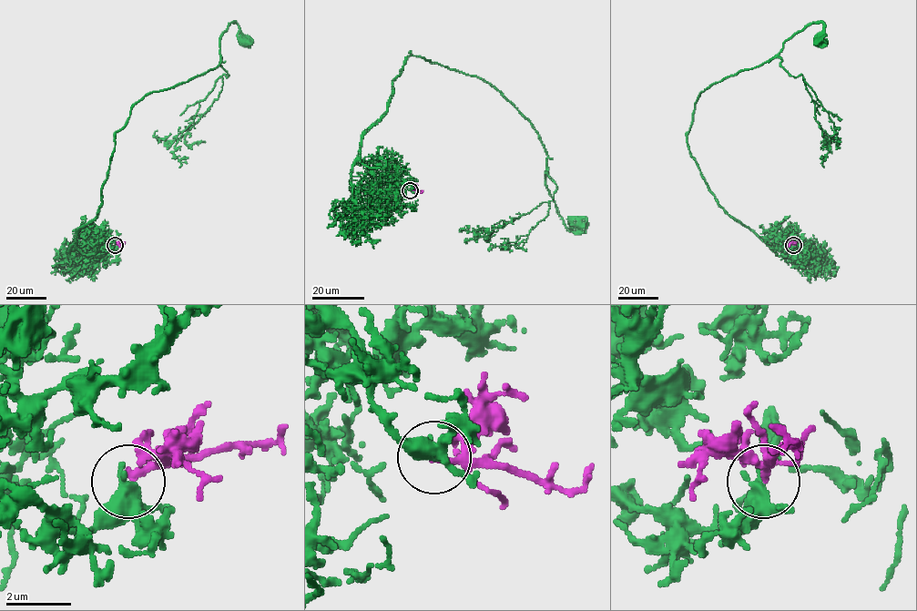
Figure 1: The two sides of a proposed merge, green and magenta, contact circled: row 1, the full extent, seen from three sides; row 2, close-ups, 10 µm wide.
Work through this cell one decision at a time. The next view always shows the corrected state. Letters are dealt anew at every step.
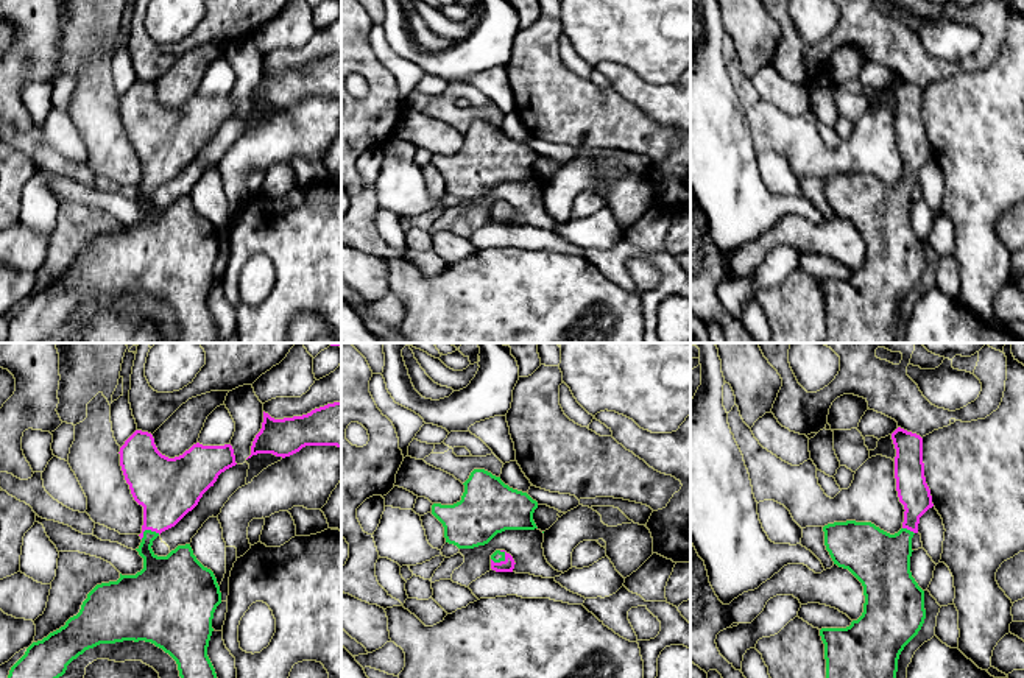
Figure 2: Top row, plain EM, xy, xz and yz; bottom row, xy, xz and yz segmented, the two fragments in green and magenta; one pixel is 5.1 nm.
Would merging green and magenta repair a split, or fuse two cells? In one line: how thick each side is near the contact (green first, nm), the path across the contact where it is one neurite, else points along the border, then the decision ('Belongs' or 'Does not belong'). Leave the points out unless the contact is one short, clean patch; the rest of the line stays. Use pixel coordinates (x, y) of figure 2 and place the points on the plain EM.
Thickness 220 nm (green) against 320 nm. Path across: xy (161, 228), (147, 204), (148, 181), (164, 158), (167, 139). Belongs

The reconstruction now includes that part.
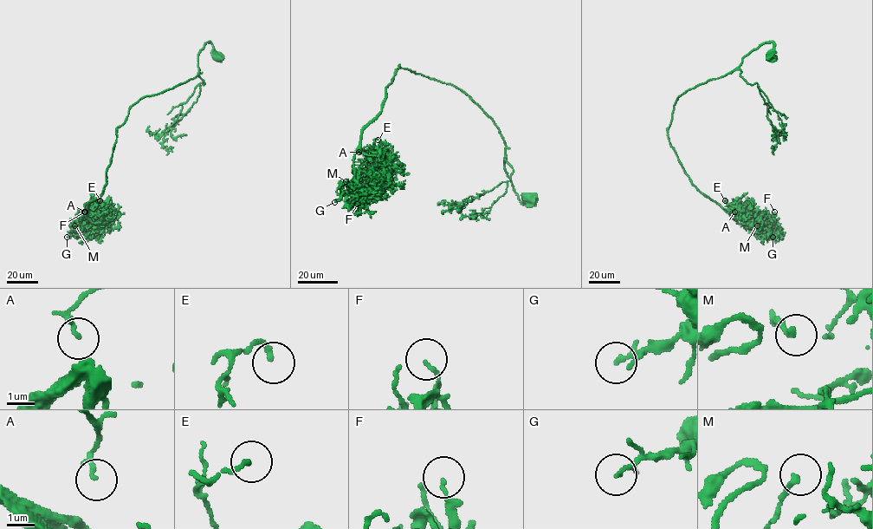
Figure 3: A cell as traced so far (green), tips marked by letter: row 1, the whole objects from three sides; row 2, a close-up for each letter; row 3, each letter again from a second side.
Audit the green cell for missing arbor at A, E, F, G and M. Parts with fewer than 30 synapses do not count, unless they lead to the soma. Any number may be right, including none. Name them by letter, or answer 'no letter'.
no letter

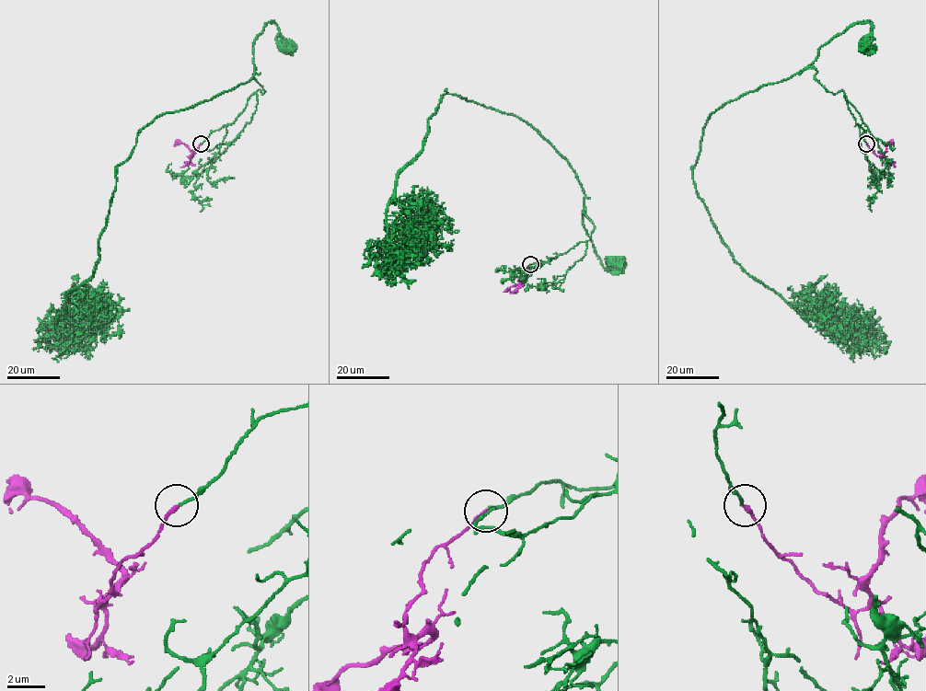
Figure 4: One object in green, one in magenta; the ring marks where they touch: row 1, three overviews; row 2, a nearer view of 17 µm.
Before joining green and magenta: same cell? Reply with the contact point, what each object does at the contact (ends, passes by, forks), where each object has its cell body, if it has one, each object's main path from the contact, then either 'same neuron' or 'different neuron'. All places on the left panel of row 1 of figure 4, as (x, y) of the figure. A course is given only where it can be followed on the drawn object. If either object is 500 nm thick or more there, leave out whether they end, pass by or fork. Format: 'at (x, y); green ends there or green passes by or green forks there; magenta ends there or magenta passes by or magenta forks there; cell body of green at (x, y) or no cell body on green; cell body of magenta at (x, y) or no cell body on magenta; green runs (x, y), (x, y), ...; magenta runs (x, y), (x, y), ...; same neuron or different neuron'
at (201, 143); green ends there; magenta ends there; cell body of green at (287, 48); no cell body on magenta; green runs (201, 143), (232, 124), (259, 90), (264, 92), (254, 77), (253, 44), (266, 24), (276, 24), (288, 48); magenta runs (200, 143), (189, 158), (193, 153), (183, 143), (178, 142), (174, 146); same neuron

